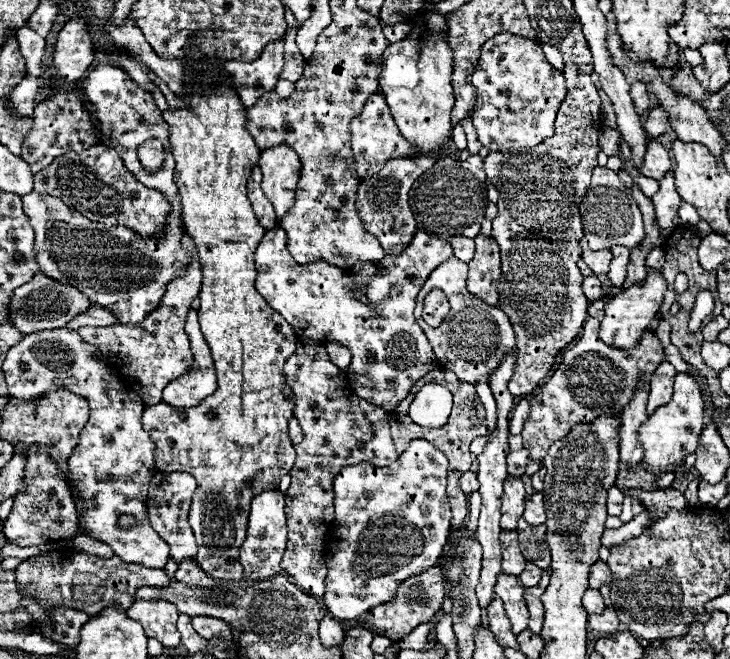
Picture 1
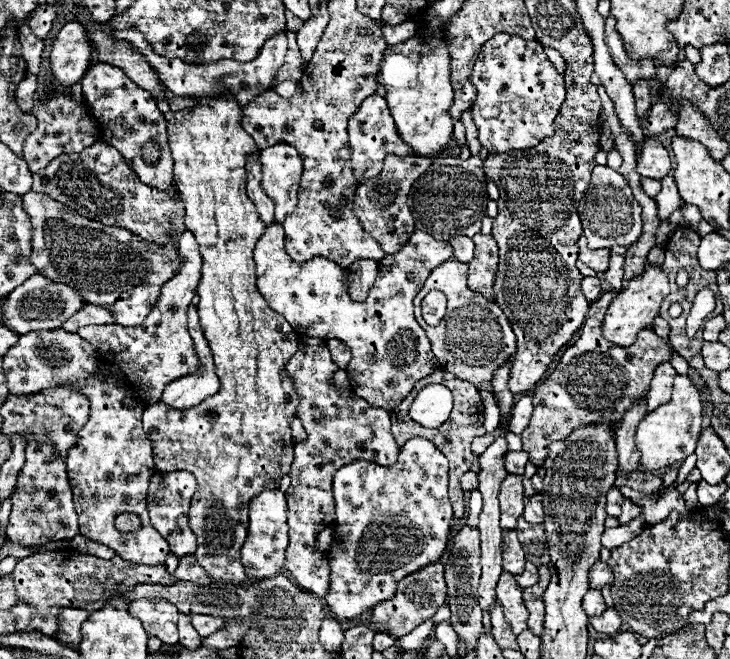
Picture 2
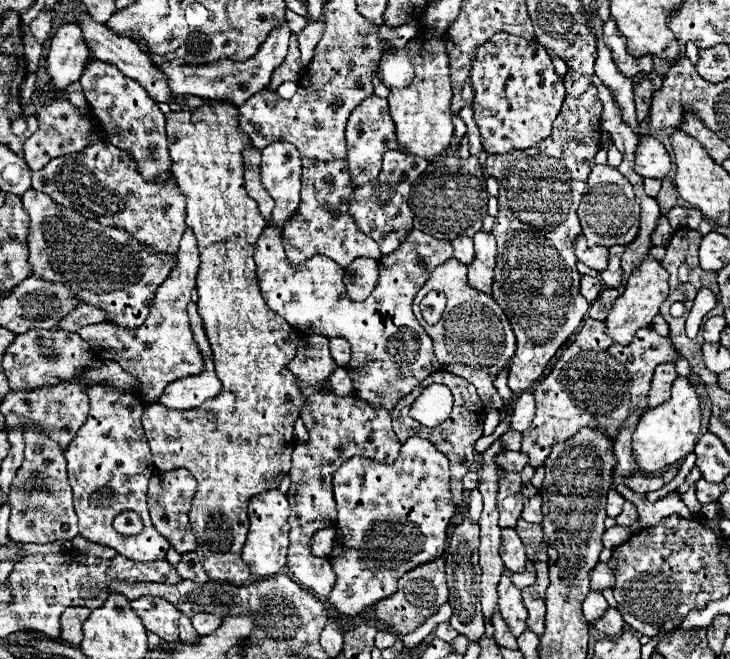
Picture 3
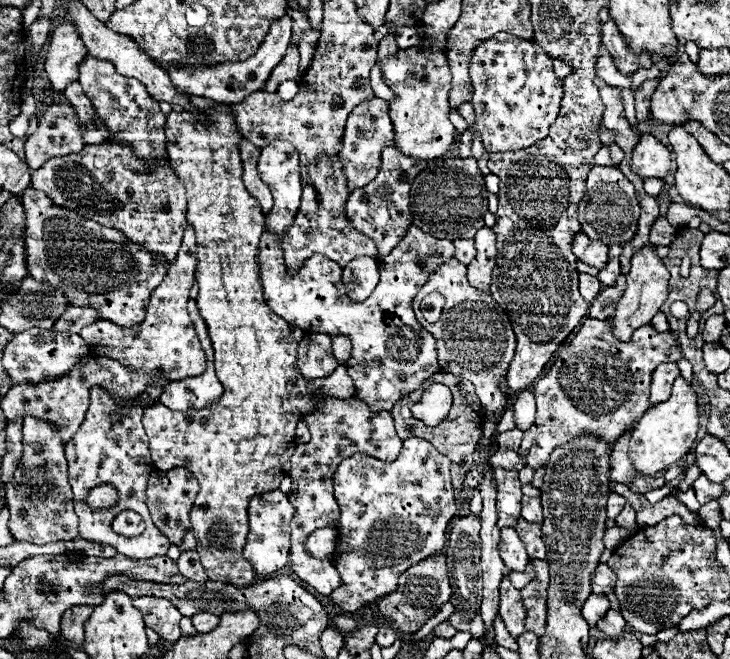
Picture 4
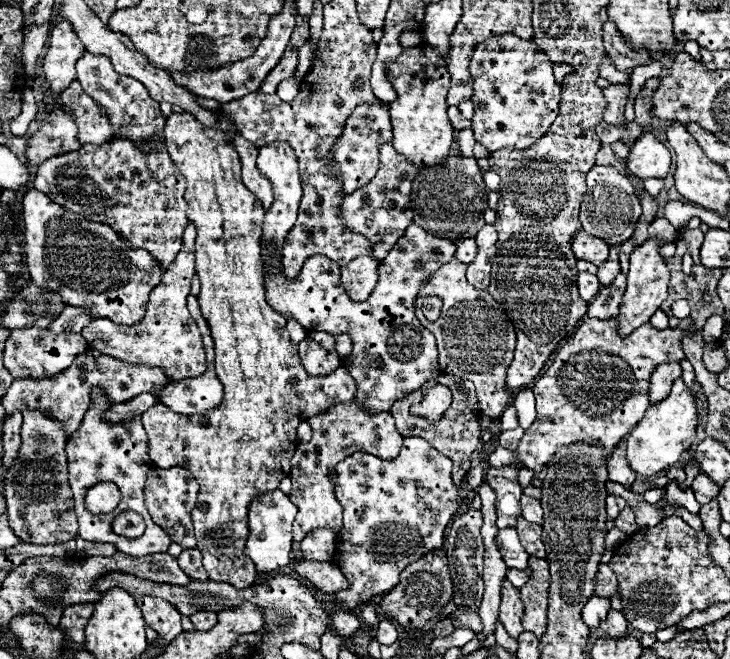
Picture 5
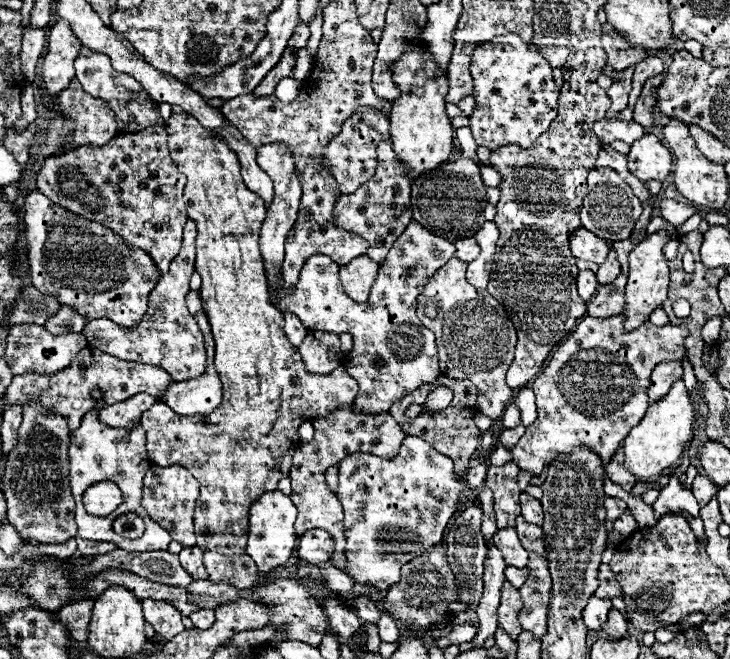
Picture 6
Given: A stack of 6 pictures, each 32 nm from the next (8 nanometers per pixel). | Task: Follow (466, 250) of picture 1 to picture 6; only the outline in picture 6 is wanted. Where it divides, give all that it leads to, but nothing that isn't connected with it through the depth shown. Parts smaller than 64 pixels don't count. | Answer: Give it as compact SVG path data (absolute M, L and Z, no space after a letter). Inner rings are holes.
M468 238L468 240L456 240L456 258L462 260L462 262L472 262L478 252L480 252L480 246L476 244L474 238Z

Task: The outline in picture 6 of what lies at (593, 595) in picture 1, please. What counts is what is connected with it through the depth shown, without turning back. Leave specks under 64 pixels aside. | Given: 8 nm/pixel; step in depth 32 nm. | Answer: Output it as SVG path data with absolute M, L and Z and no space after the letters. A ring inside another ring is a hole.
M592 596L582 612L584 616L584 622L590 630L600 630L600 626L606 622L606 616L608 616L608 610L612 608L612 602L610 600L604 600L604 598L596 598Z

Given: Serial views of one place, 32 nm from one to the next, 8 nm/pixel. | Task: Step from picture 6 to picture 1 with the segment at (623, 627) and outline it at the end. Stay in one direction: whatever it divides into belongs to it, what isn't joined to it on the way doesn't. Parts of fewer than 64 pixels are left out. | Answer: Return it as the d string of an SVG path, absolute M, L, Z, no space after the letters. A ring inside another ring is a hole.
M606 608L602 614L596 614L596 616L588 616L588 624L592 626L592 630L598 630L598 632L606 632L606 634L614 634L618 630L618 618L616 618L616 612L614 608Z

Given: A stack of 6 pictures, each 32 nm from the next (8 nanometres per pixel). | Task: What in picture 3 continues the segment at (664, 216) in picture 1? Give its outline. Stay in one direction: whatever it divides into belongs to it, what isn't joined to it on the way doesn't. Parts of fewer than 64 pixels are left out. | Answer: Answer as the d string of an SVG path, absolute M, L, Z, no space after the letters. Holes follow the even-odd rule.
M670 178L662 180L662 190L656 196L656 200L658 200L658 206L660 206L660 216L668 216L668 212L680 204L678 194L676 194L676 186Z

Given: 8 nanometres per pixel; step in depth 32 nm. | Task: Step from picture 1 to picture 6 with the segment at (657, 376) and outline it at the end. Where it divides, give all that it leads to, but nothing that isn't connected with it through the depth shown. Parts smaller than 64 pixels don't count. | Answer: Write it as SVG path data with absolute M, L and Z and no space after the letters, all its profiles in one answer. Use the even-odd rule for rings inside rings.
M662 362L654 368L652 378L650 378L650 388L648 388L648 396L650 402L656 402L660 398L664 398L668 394L668 390L672 388L672 384L676 380L682 378L682 364L680 362Z

